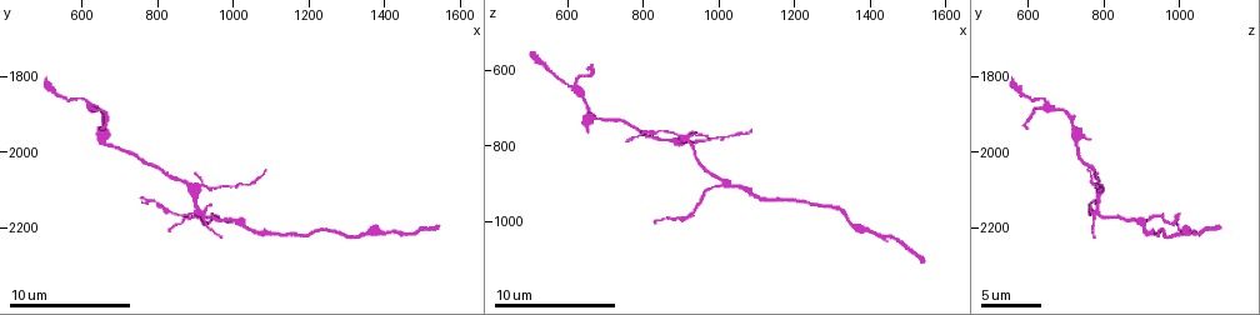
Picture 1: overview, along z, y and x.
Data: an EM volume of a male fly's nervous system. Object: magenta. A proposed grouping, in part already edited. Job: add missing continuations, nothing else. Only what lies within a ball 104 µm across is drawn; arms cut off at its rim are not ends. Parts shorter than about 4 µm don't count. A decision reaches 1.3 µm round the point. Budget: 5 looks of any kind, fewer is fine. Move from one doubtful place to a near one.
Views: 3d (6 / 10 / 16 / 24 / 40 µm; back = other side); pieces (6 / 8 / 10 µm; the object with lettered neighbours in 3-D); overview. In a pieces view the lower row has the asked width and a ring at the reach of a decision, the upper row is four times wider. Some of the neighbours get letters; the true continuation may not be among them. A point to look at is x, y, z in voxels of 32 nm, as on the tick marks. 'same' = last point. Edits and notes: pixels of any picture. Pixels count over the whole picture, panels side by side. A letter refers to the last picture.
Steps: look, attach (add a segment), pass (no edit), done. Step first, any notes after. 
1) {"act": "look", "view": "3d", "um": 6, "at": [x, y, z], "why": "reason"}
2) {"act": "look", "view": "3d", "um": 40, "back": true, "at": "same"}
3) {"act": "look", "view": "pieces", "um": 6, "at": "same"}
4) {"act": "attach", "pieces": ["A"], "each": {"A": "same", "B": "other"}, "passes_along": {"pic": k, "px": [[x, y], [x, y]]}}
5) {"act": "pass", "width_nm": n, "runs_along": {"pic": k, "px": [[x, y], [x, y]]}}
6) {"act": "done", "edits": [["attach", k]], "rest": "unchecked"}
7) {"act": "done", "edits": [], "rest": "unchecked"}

{"act": "look", "view": "3d", "um": 10, "at": [1535, 2200, 1095], "why": "end of a long branch"}

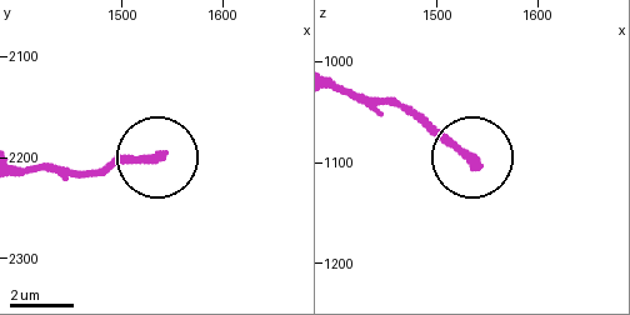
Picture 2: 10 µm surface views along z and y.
{"act": "look", "view": "pieces", "um": 6, "at": [1536, 2202, 1102], "why": "see the neighbours"}

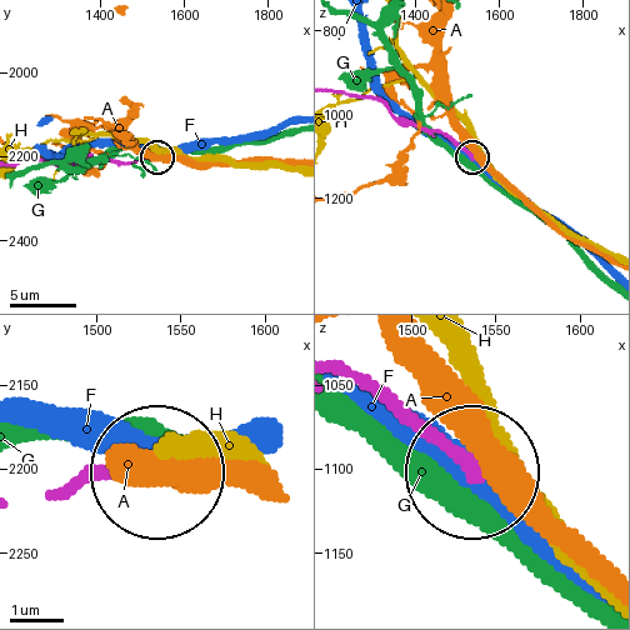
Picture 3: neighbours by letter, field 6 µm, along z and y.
{"act": "pass", "each": {"A": "other", "F": "other", "G": "other", "H": "other"}, "runs_along": {"pic": 3, "px": [[338, 91], [378, 99], [398, 118], [449, 134], [471, 154]]}, "found": "no lettered segment goes on from it"}

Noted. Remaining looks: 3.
{"act": "look", "view": "pieces", "um": 8, "at": [1080, 2045, 760], "why": "tapers out"}

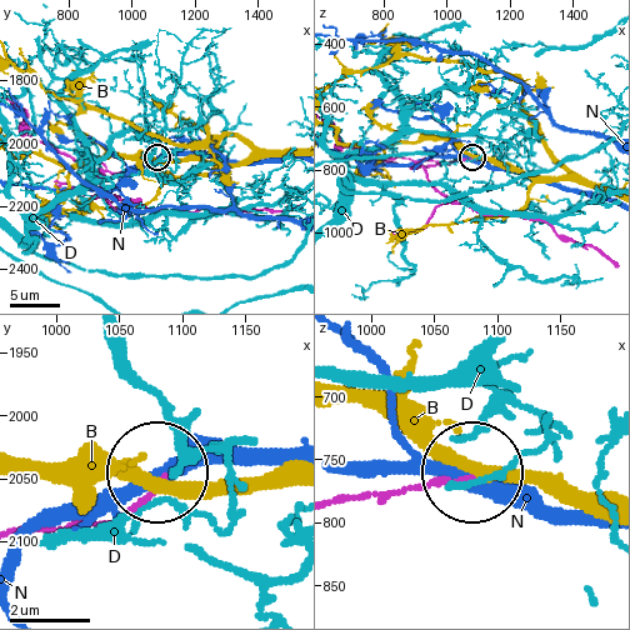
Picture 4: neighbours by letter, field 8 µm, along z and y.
{"act": "pass", "each": {"B": "other", "D": "other", "N": "other"}, "runs_along": {"pic": 4, "px": [[341, 501], [469, 478]]}, "found": "none of them fits"}

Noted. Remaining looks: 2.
{"act": "look", "view": "3d", "um": 10, "at": [510, 1815, 560], "why": "an open end"}

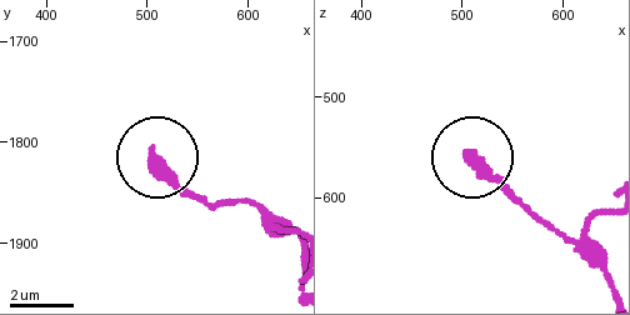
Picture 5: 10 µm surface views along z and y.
{"act": "look", "view": "pieces", "um": 10, "at": [506, 1810, 560]}

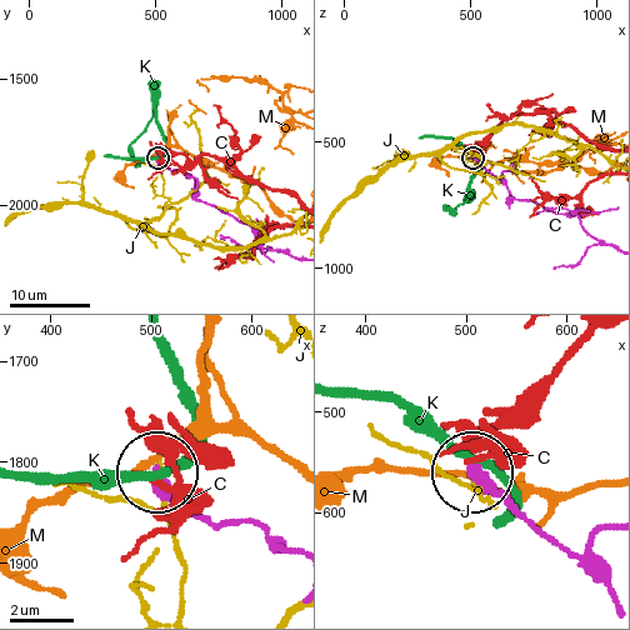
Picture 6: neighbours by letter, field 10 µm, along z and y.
{"act": "pass", "width_nm": 330, "each": {"C": "other", "J": "other", "K": "other", "M": "other"}, "runs_along": {"pic": 6, "px": [[599, 581], [473, 476]]}, "found": "none of them fits"}

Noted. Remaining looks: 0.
{"act": "done", "edits": [], "rest": "unchecked"}

